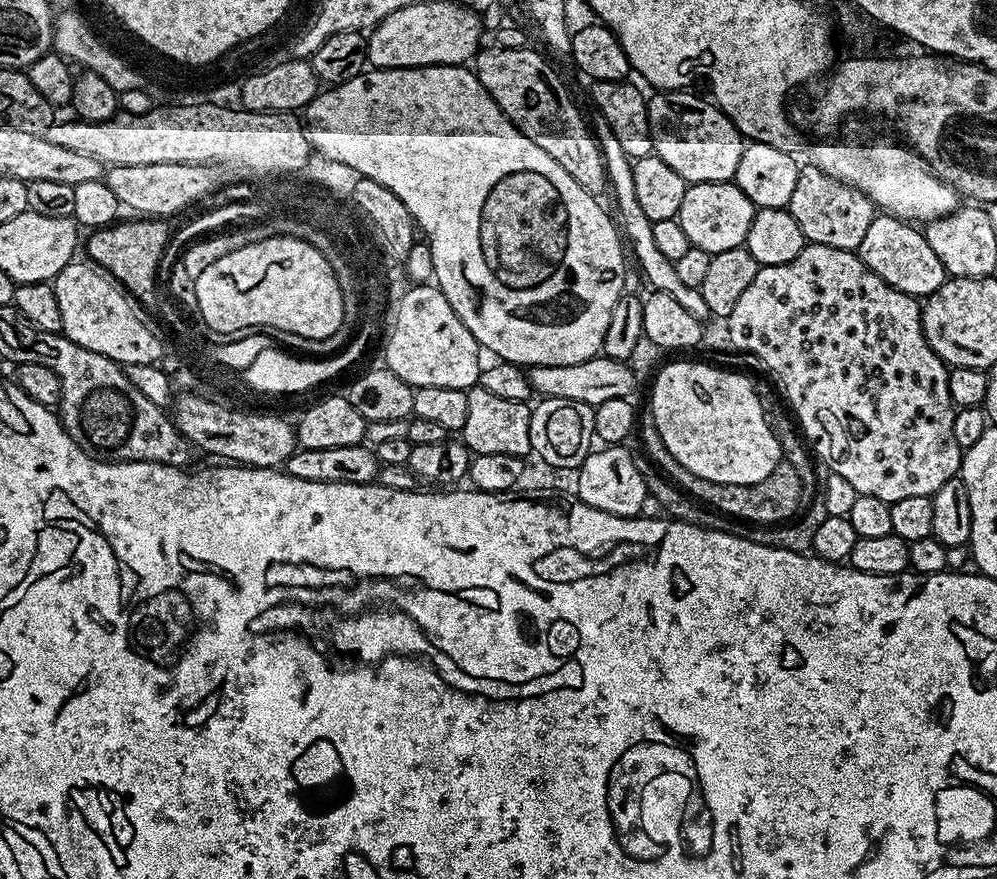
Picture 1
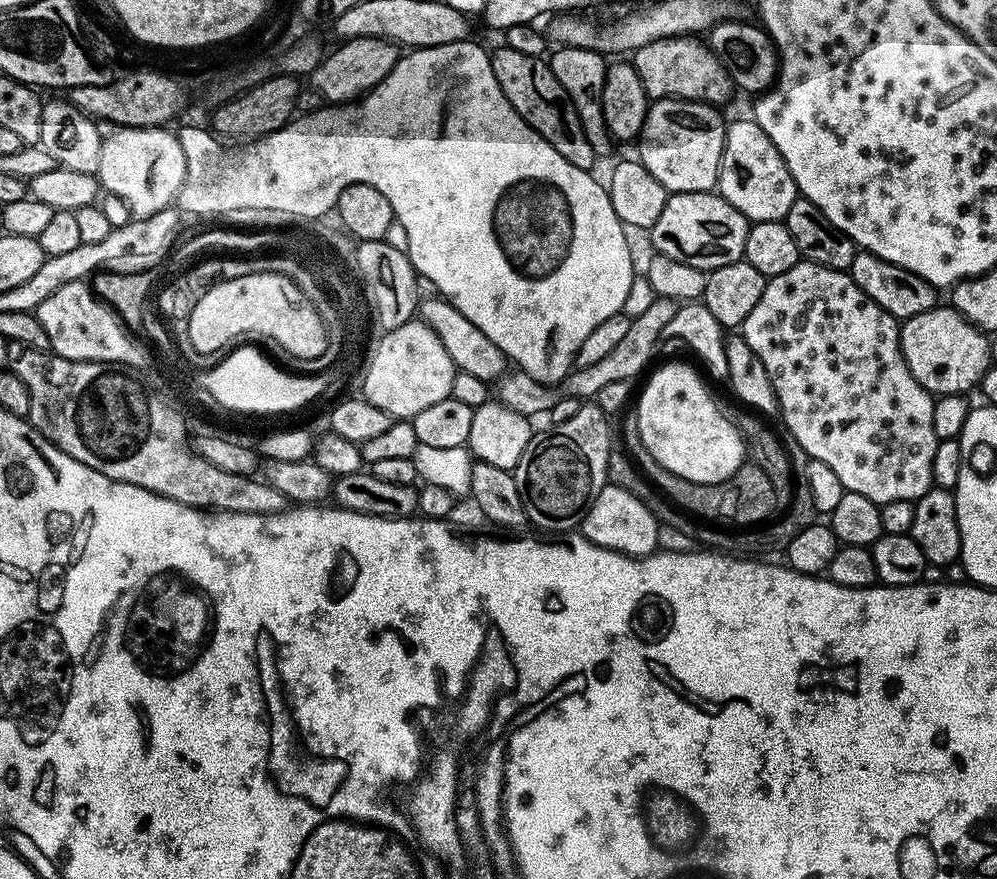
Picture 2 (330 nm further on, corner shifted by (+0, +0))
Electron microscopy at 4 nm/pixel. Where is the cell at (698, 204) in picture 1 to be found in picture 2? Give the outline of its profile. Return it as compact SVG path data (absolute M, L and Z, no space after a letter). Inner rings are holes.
M715 191L673 192L662 206L662 215L654 222L650 236L659 255L709 273L743 257L749 227L750 221Z

